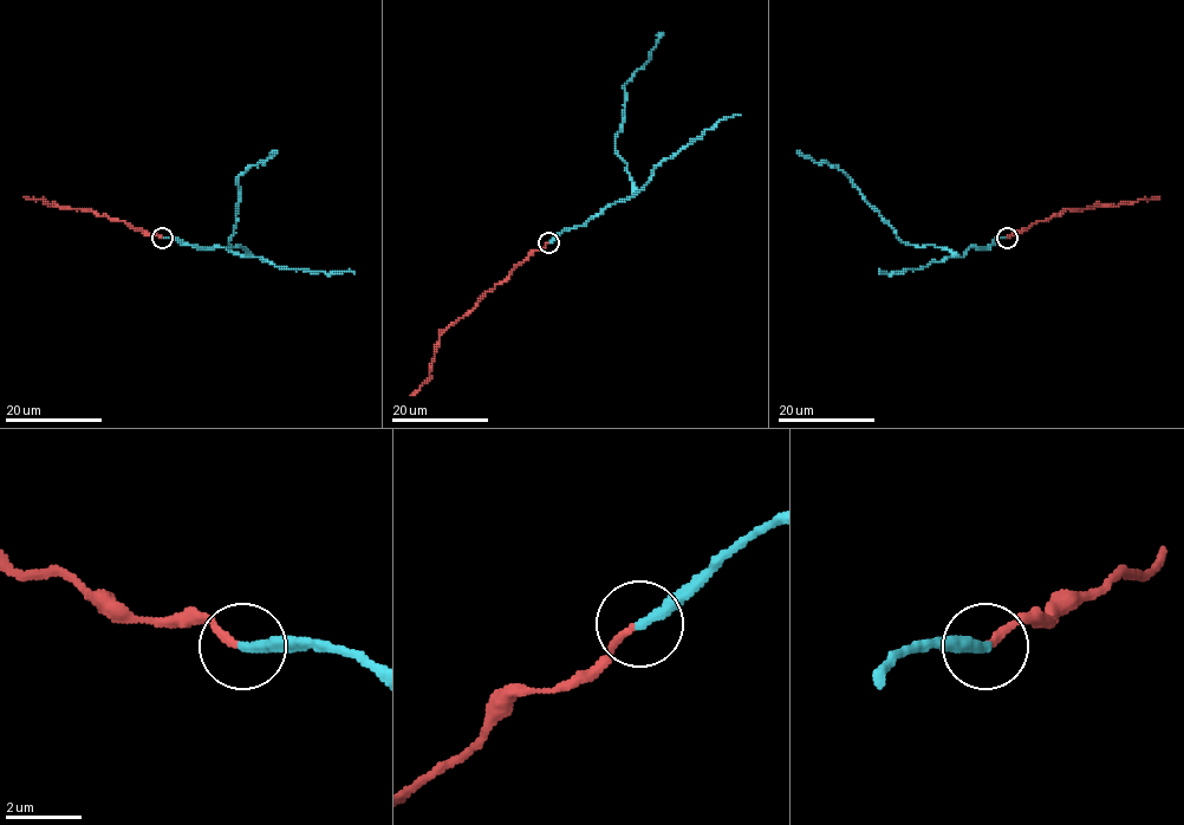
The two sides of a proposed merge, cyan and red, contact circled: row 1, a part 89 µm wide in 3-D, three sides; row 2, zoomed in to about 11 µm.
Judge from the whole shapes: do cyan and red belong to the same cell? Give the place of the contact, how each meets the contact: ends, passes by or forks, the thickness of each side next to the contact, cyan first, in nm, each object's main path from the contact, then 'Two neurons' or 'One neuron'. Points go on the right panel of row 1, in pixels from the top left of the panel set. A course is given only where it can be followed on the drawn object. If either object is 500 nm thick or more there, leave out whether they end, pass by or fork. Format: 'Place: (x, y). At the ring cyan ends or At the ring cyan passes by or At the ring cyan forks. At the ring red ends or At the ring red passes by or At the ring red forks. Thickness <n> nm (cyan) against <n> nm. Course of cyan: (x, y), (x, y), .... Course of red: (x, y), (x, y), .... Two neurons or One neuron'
Place: (1007, 238). At the ring cyan ends. At the ring red ends. Thickness 300 nm (cyan) against 190 nm. Course of cyan: (1007, 238), (997, 238), (986, 248), (971, 247), (961, 257), (930, 245), (903, 244), (838, 167), (799, 153). Course of red: (1007, 238), (1066, 209), (1158, 197). One neuron

